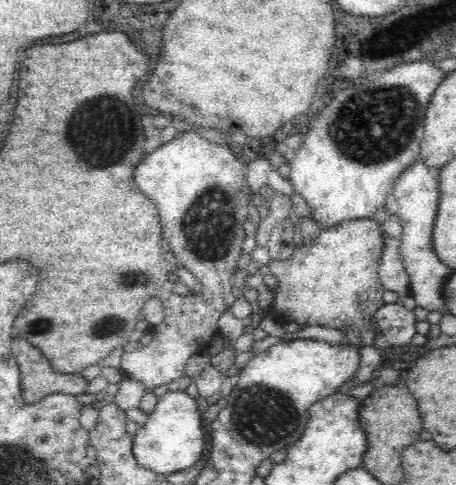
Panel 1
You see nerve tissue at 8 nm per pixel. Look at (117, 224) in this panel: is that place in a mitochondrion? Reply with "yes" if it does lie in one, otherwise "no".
no

